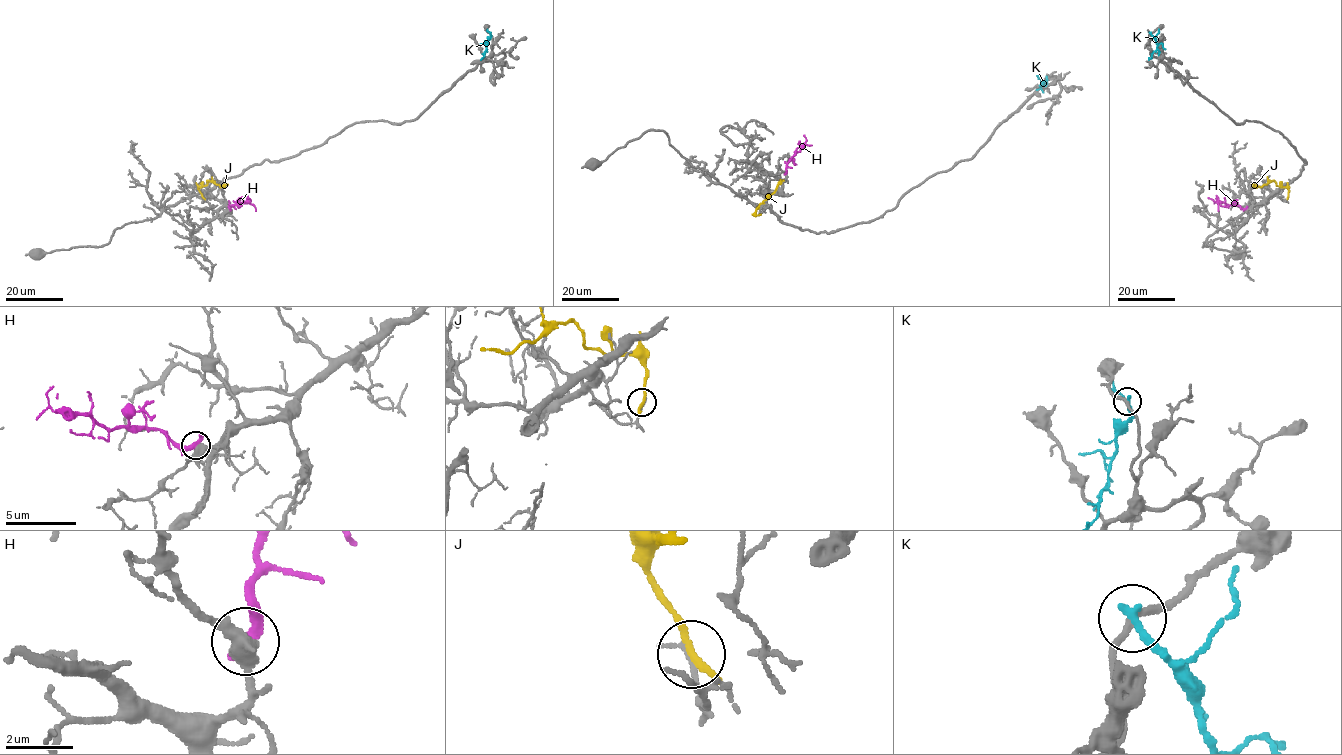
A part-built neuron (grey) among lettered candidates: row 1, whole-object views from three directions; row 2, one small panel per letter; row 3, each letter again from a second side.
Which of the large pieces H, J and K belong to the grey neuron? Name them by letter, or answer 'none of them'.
none of them

